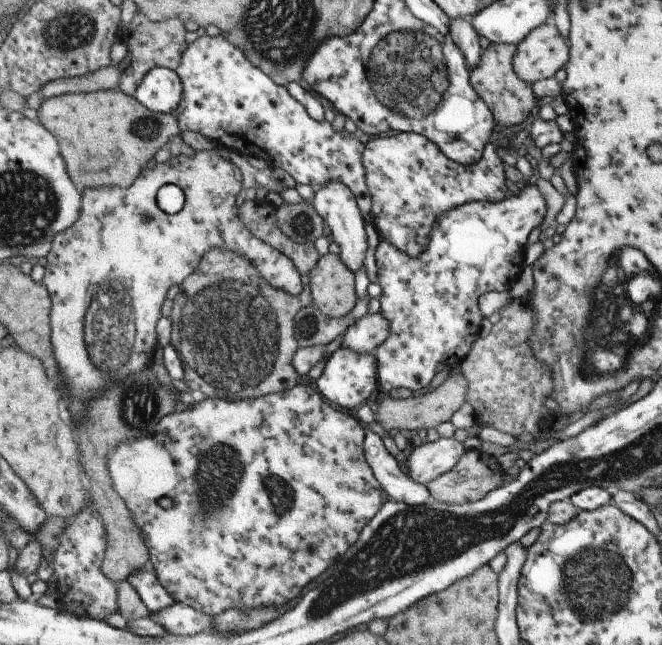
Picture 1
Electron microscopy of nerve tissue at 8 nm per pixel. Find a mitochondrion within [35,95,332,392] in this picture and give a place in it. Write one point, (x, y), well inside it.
(147, 128)

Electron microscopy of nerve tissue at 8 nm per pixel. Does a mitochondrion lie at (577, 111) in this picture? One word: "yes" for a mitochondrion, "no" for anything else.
no

